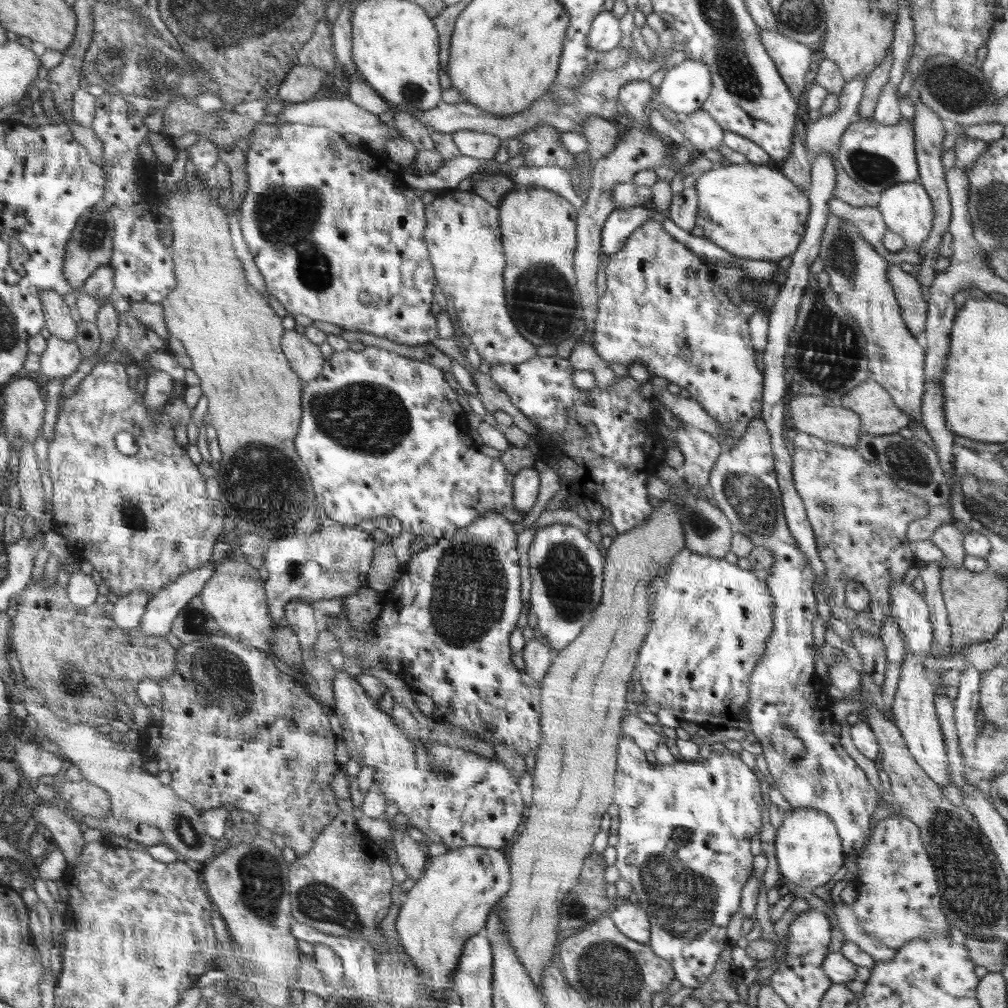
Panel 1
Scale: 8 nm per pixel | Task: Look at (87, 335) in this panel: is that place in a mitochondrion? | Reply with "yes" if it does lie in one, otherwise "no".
no

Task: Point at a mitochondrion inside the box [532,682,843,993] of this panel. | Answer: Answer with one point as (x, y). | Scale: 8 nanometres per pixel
(684, 902)

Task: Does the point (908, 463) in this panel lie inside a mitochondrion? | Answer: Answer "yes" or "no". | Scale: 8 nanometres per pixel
yes

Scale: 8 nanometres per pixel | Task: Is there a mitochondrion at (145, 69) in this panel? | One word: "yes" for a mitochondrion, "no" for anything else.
yes

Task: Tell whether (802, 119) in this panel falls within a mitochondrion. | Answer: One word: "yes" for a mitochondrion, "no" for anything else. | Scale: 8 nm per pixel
no

